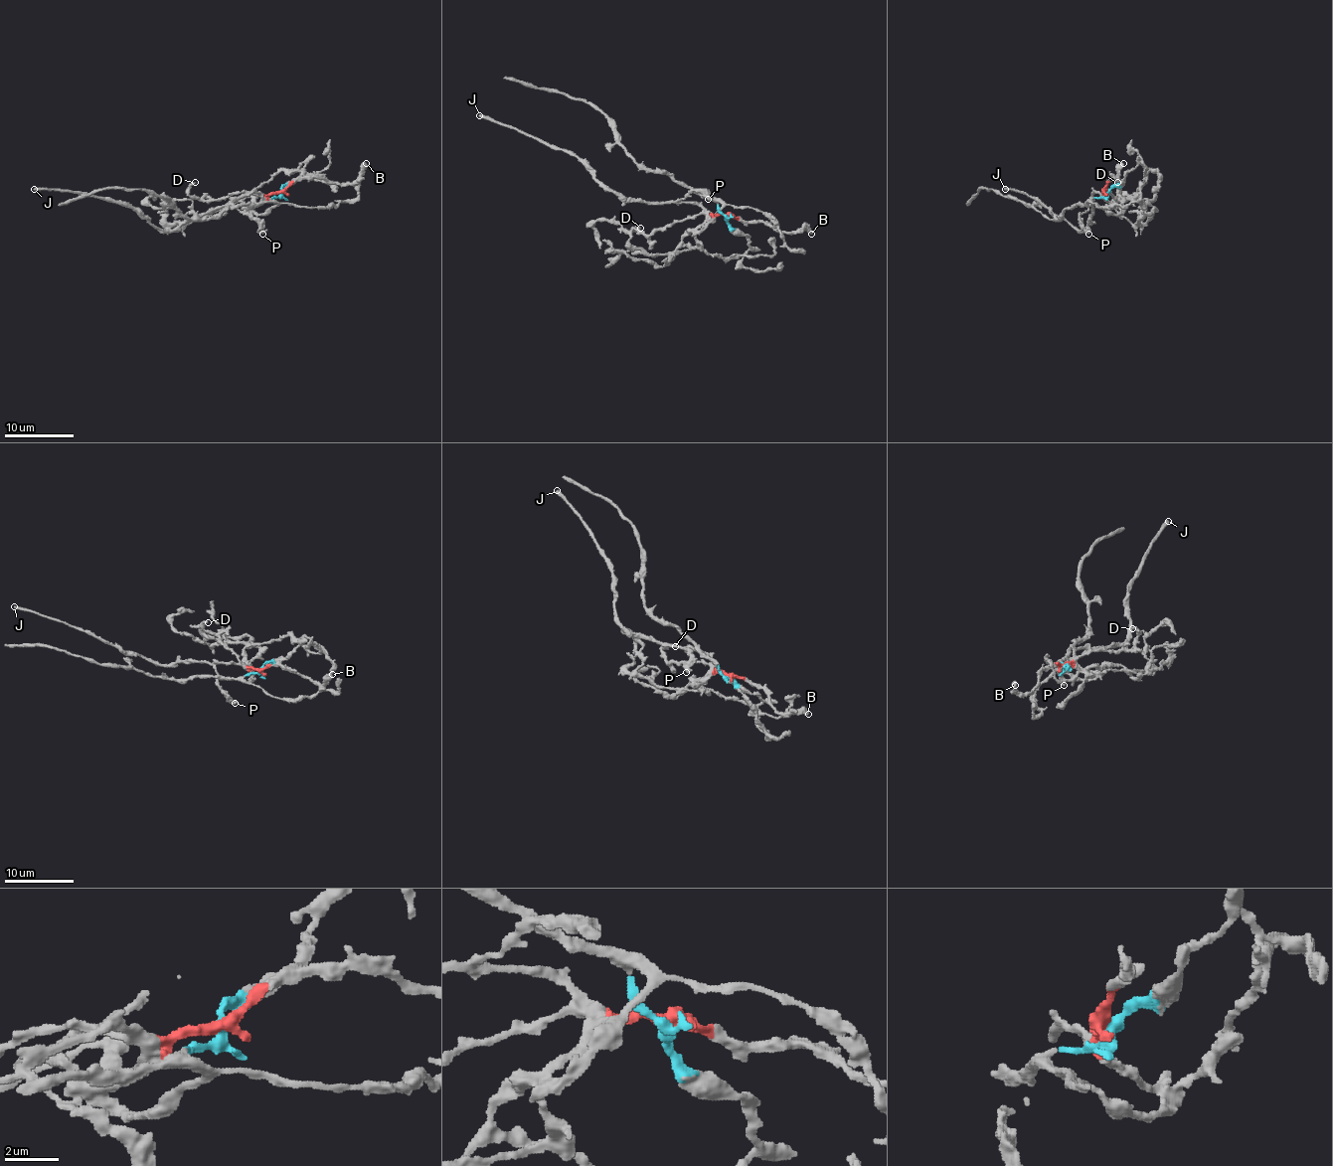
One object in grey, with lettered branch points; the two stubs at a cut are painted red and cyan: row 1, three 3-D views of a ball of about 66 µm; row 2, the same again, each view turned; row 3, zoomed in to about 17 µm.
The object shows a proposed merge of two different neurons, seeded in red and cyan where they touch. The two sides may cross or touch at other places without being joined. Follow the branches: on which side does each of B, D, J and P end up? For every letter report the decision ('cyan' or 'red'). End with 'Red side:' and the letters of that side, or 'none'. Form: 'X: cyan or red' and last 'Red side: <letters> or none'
B: red
D: red
J: red
P: red
Red side: B, D, J, P

